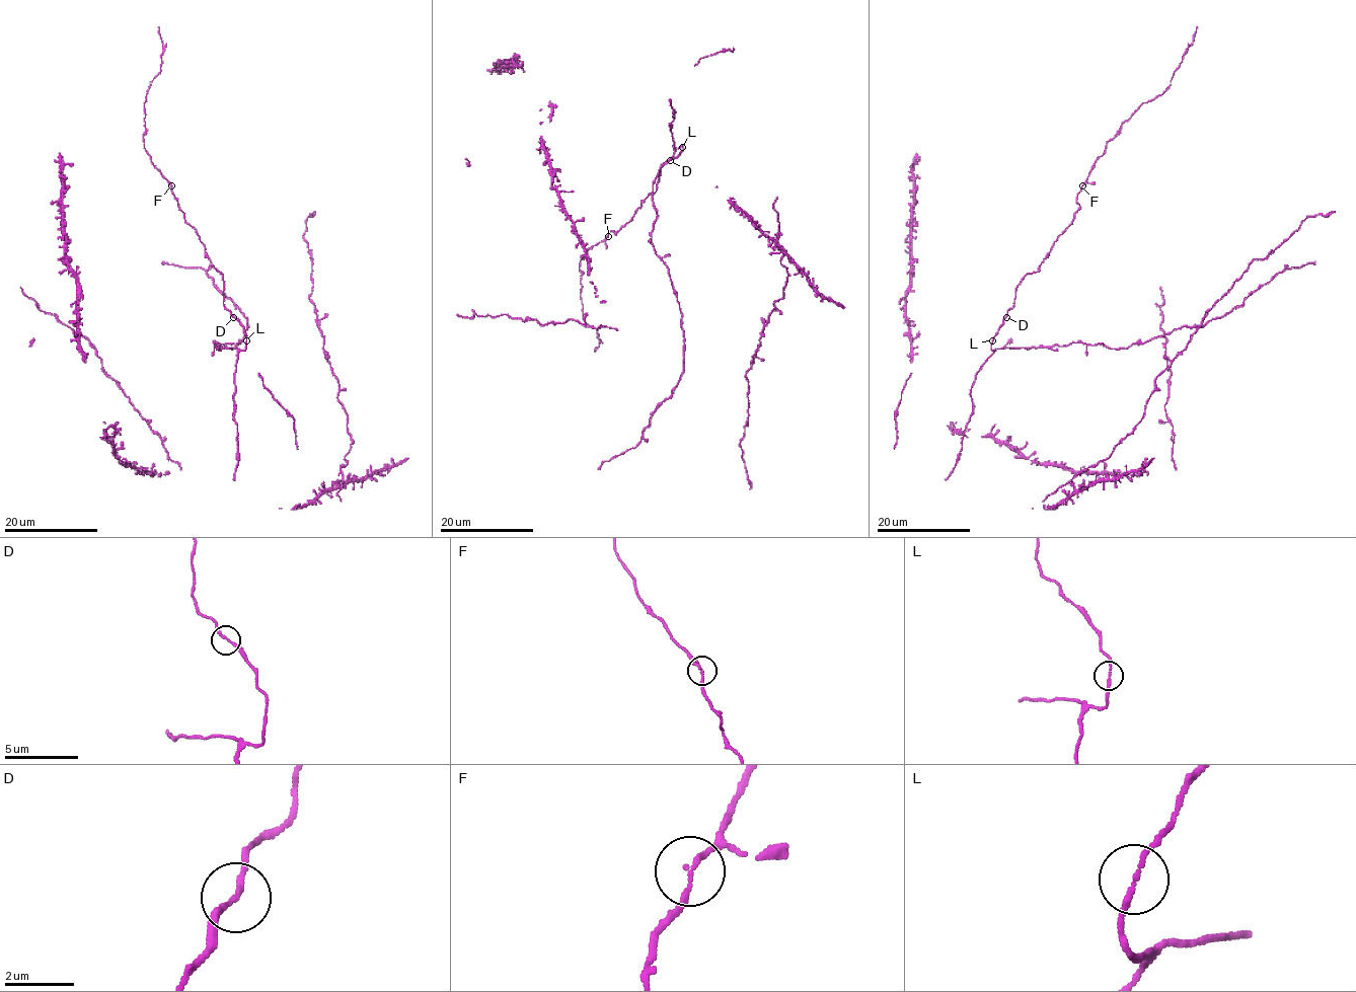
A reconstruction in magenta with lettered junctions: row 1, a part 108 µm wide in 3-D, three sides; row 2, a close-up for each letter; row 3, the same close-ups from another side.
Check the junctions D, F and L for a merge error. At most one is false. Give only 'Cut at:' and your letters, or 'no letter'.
Cut at: no letter

